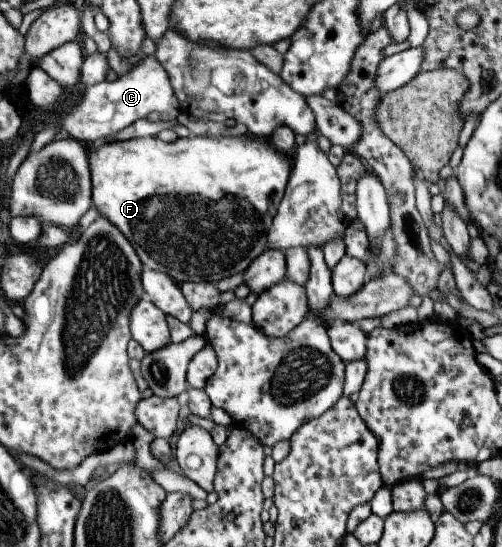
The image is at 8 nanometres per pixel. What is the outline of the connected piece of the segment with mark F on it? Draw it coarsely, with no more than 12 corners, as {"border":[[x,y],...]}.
{"border":[[268,140],[86,149],[91,204],[144,268],[215,285],[268,248]]}

